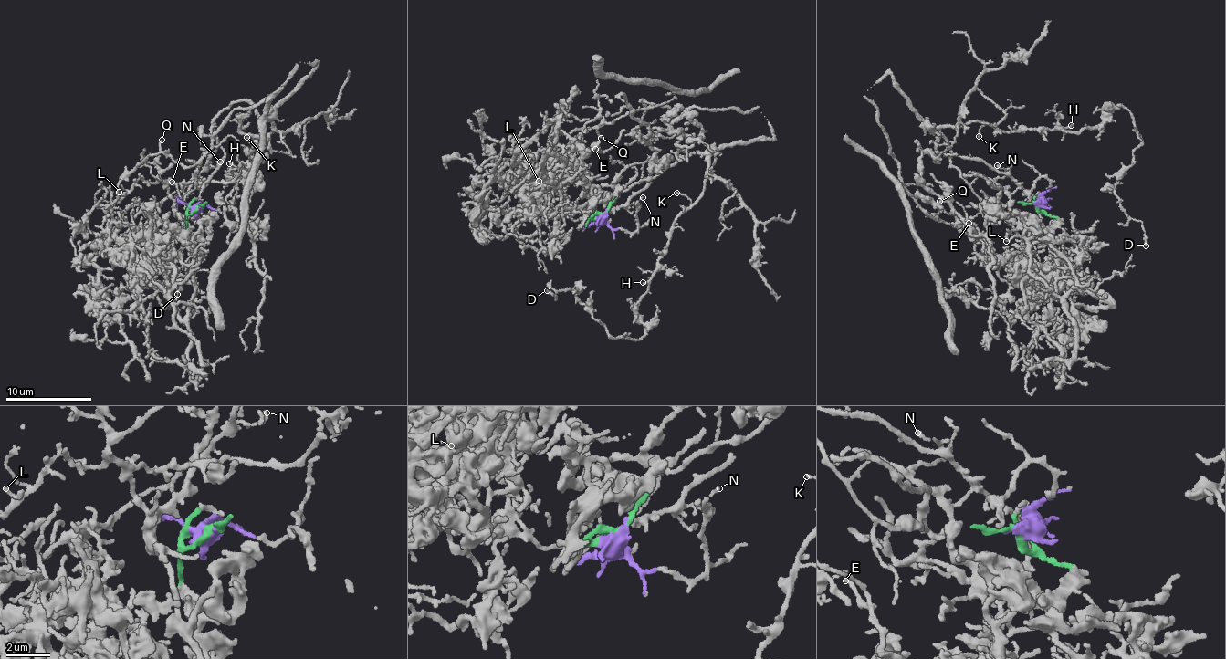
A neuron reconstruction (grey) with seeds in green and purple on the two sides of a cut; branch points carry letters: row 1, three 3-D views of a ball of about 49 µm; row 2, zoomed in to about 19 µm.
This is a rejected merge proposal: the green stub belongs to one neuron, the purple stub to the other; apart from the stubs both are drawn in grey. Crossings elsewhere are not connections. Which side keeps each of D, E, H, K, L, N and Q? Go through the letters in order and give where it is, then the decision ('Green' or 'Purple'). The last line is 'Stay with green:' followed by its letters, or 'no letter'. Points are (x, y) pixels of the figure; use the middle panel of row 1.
D: Place: (547, 290). Purple
E: Place: (595, 149). Green
H: Place: (643, 282). Purple
K: Place: (676, 193). Purple
L: Place: (539, 181). Green
N: Place: (643, 197). Purple
Q: Place: (601, 138). Purple
Stay with green: E, L

